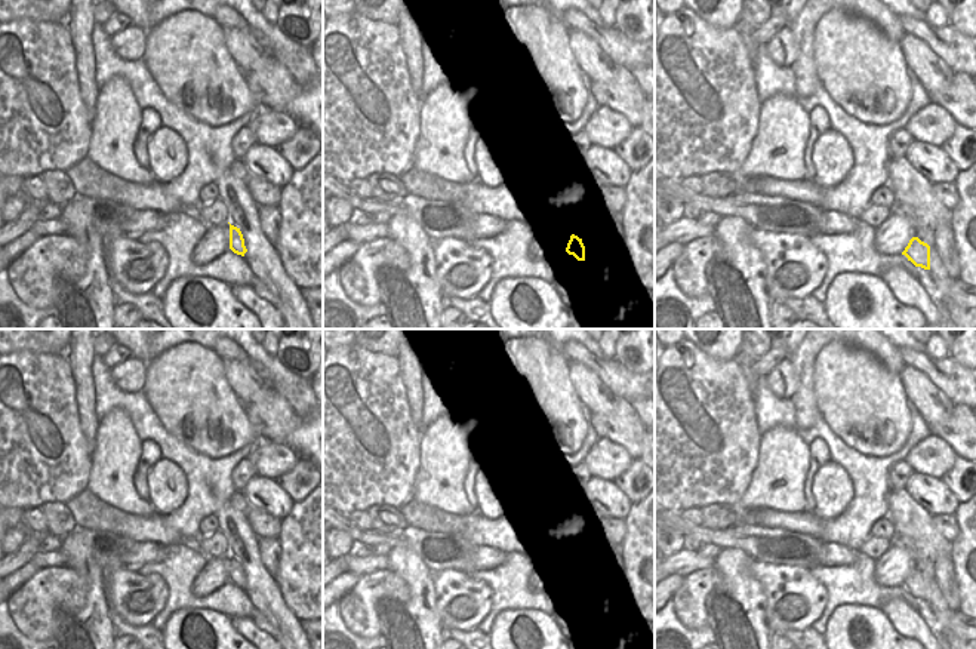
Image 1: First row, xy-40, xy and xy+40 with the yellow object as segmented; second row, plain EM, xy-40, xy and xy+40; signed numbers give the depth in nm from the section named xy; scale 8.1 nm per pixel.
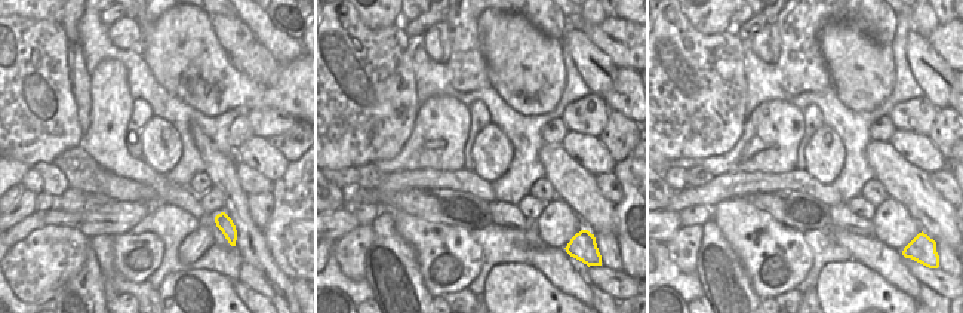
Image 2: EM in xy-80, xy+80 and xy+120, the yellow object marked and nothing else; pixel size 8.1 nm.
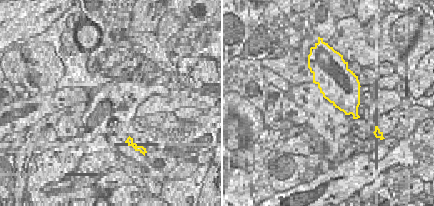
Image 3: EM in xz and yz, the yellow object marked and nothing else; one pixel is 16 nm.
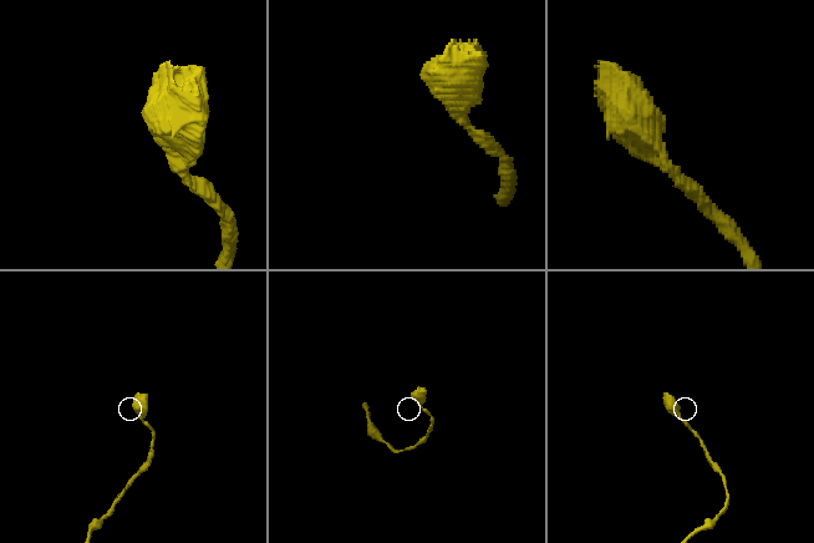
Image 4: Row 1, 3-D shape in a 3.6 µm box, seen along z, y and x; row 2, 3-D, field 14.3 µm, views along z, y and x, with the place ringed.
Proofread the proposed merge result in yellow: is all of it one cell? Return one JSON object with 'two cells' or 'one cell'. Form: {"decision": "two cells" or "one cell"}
{"decision": "one cell"}

